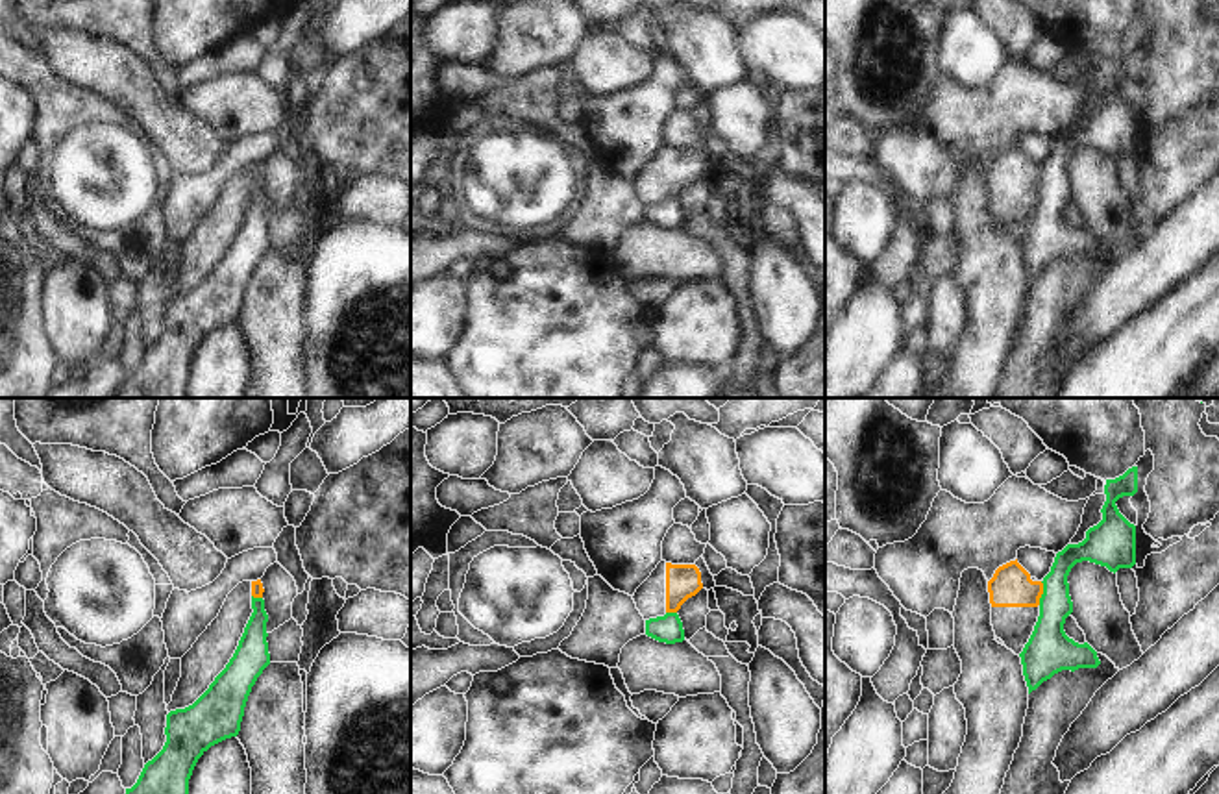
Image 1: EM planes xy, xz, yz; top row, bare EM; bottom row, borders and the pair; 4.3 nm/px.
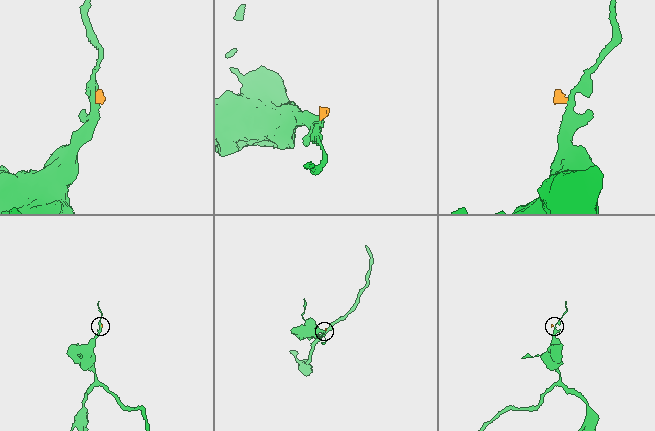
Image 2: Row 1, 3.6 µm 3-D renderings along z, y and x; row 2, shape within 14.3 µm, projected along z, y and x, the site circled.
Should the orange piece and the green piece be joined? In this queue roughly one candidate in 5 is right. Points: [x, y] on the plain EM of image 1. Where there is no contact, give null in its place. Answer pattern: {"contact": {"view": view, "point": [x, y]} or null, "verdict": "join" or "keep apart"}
{"contact": {"view": "yz", "point": [1042, 178]}, "verdict": "keep apart"}

